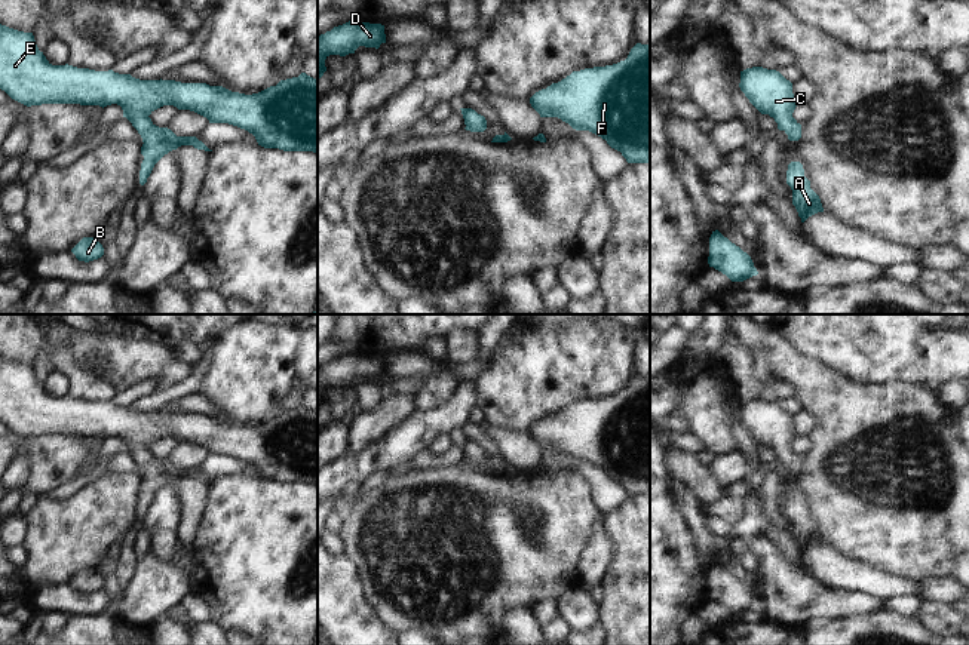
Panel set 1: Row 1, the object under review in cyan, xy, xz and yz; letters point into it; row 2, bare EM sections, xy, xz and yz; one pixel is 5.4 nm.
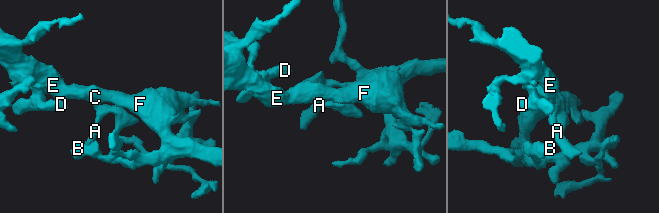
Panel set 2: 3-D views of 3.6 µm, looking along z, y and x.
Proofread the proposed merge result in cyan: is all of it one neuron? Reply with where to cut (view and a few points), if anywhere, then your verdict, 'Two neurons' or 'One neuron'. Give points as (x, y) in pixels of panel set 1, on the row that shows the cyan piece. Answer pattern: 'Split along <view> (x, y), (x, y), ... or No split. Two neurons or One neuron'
No split. One neuron.

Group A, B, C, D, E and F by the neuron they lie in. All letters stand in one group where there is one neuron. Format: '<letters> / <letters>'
A B C D E F

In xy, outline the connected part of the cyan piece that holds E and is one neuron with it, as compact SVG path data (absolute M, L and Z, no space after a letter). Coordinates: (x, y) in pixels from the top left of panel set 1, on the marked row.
M0 24L0 89L12 99L31 107L42 104L80 104L107 107L117 104L142 138L144 160L139 184L144 185L154 165L169 151L181 145L212 151L196 136L177 136L168 128L156 126L148 117L163 105L194 111L209 123L229 123L252 133L258 145L283 151L318 153L318 79L301 73L298 77L280 80L258 93L245 95L223 86L206 83L181 83L175 80L139 80L113 70L95 71L73 65L52 65L39 50L33 33L24 33Z

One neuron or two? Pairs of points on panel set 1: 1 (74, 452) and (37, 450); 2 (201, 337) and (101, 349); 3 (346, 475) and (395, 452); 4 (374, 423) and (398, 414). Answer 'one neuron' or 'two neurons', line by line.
1: one neuron
2: two neurons
3: one neuron
4: one neuron

